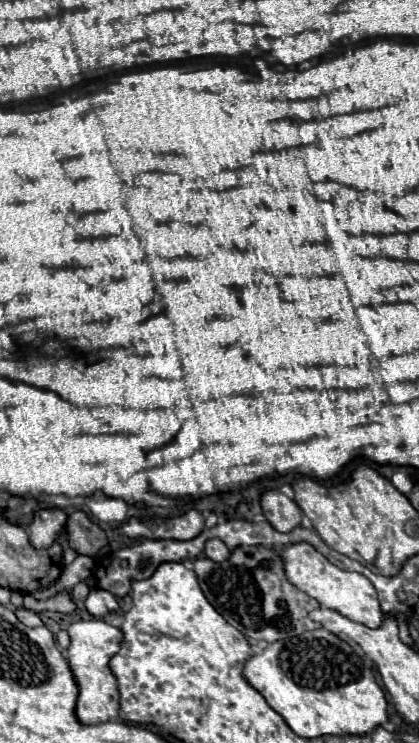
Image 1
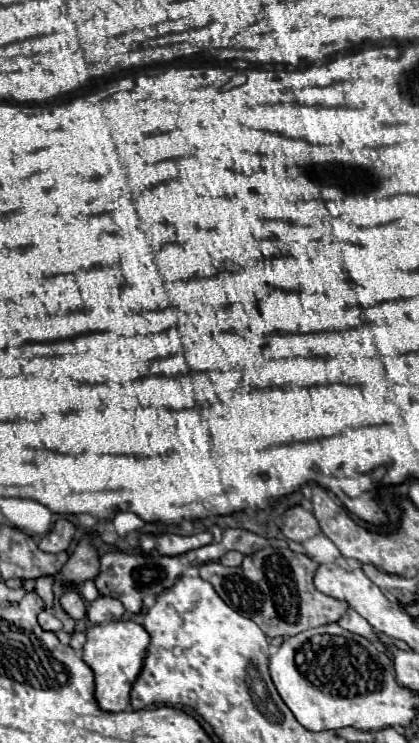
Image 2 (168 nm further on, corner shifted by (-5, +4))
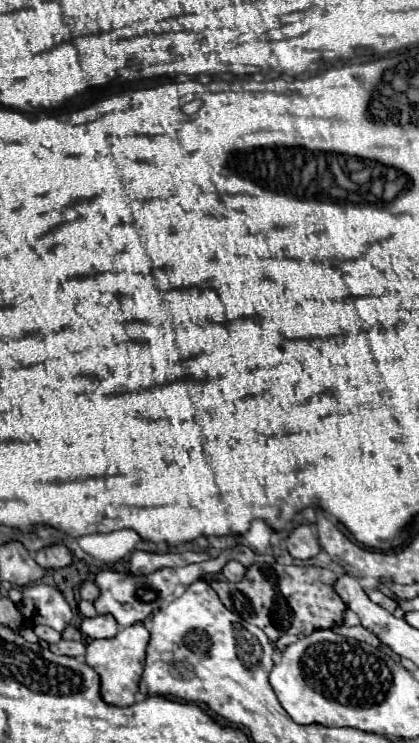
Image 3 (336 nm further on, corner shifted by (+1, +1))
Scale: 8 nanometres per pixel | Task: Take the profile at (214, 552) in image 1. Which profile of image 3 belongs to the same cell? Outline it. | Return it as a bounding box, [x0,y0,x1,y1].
[223,561,245,581]

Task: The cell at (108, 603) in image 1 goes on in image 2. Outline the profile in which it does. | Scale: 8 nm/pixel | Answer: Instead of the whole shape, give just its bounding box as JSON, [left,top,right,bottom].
[87,596,125,624]

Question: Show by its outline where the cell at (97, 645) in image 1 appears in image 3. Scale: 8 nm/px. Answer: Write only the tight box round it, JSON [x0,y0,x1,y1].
[85,623,149,707]

